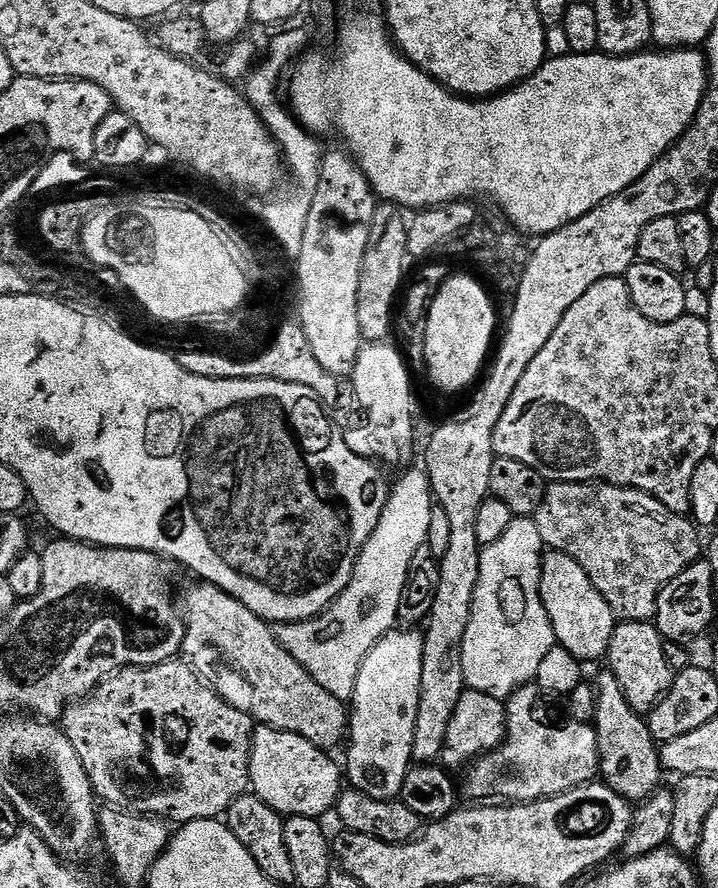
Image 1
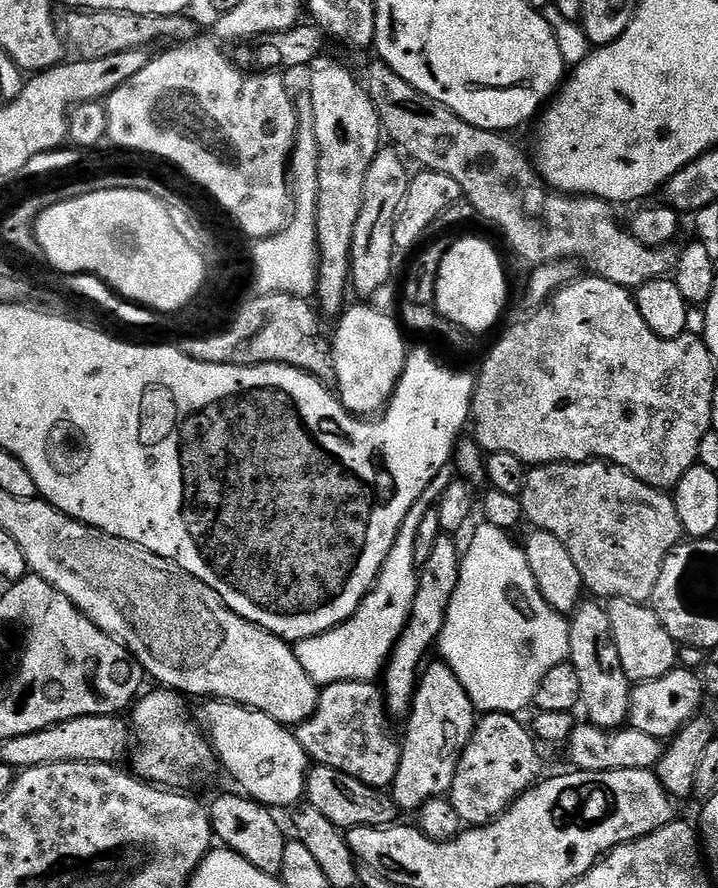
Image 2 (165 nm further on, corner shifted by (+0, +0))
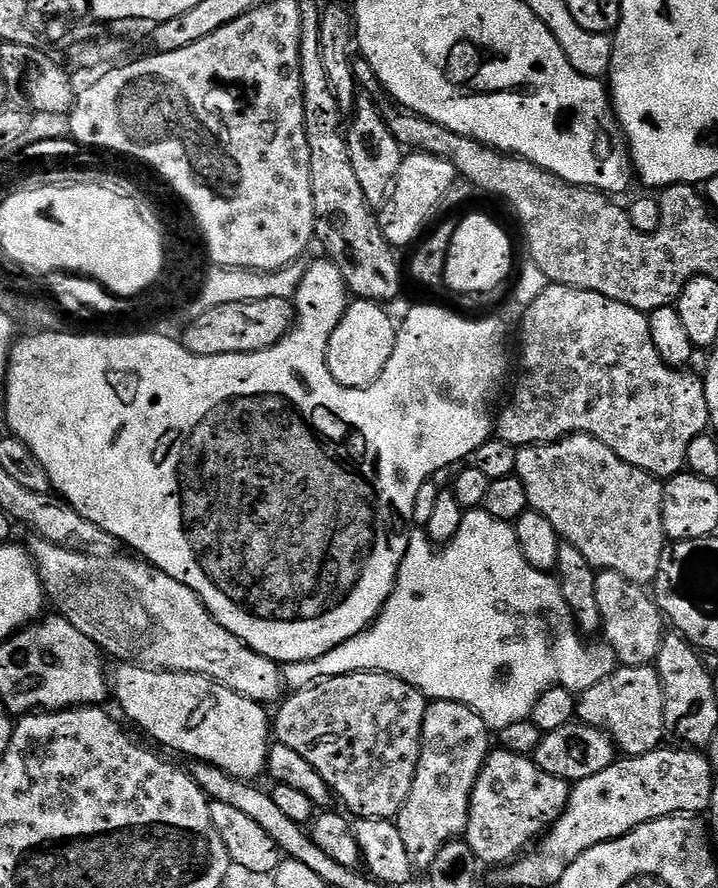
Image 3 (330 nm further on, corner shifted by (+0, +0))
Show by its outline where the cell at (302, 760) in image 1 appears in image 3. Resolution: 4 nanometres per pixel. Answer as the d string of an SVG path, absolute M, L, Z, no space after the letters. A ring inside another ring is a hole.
M121 663L117 668L120 669L117 670L116 676L114 672L110 680L110 688L114 693L114 700L116 696L117 702L120 703L121 710L124 711L146 735L153 736L153 738L161 744L161 746L159 745L161 749L169 748L172 752L181 752L184 756L193 756L191 758L193 761L218 766L222 770L226 770L226 774L230 774L239 780L252 782L257 779L255 776L265 775L268 767L268 751L270 747L270 712L265 705L260 704L258 701L252 701L248 697L239 696L234 690L228 689L225 685L212 680L208 676L199 676L198 673L156 672L153 668L141 668L134 664L126 663Z

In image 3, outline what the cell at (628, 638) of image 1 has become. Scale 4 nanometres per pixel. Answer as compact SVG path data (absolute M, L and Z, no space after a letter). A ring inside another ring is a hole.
M597 571L596 581L598 611L602 613L602 636L617 661L623 666L652 664L666 635L666 620L655 599L649 593L647 596L641 585L622 578L622 574Z

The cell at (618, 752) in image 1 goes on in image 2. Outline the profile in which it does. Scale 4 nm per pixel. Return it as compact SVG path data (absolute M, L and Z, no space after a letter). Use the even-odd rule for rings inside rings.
M596 598L581 599L580 605L570 614L568 633L570 634L570 650L567 663L572 664L574 670L578 670L578 682L582 685L580 708L588 715L585 716L587 723L599 728L625 727L628 724L628 711L634 685L626 678L622 670L622 658L618 658L618 646L614 646L614 630L610 630L610 614L607 607Z

